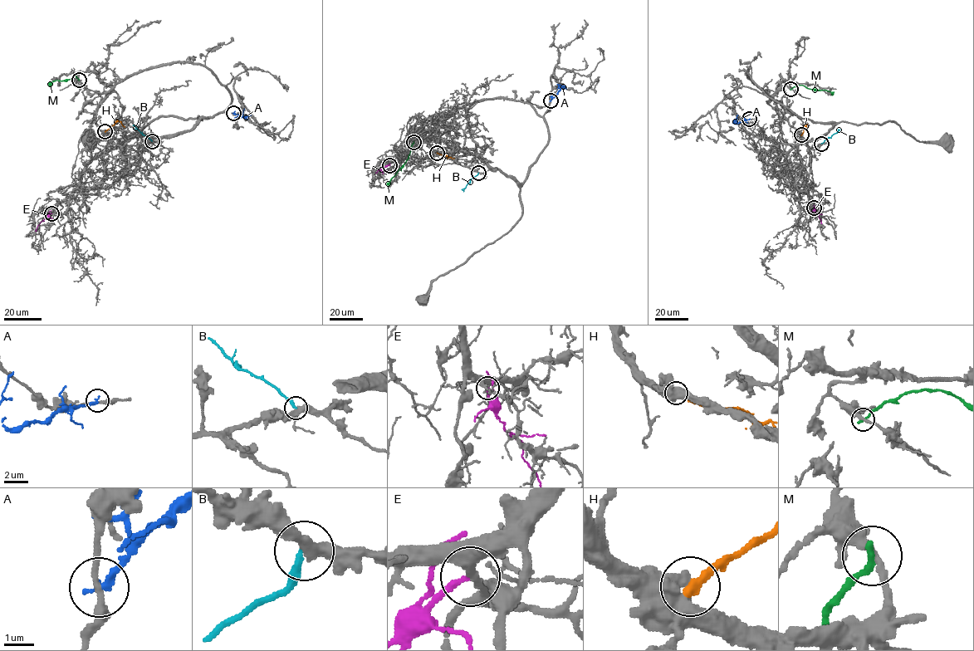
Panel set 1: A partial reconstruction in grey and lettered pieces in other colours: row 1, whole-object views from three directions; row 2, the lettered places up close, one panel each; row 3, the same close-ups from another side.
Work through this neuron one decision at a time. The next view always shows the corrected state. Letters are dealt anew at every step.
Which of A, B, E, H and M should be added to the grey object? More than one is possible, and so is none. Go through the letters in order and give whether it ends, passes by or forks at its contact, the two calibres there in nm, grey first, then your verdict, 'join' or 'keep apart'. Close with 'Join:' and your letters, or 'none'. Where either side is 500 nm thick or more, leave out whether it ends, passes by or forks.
A: it ends there; 240 nm thick on the grey side, 240 nm on the other; keep apart
B: it ends there; 380 nm thick on the grey side, 240 nm on the other; keep apart
E: it ends there; 320 nm thick on the grey side, 220 nm on the other; keep apart
H: 550 nm thick on the grey side, 360 nm on the other; keep apart
M: it ends there; 280 nm thick on the grey side, 240 nm on the other; keep apart
Join: none

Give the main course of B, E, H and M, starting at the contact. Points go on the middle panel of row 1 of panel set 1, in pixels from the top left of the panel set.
B: (478, 173), (462, 189)
E: (389, 165), (376, 173)
H: (437, 153), (454, 158)
M: (413, 142), (406, 161), (387, 184)

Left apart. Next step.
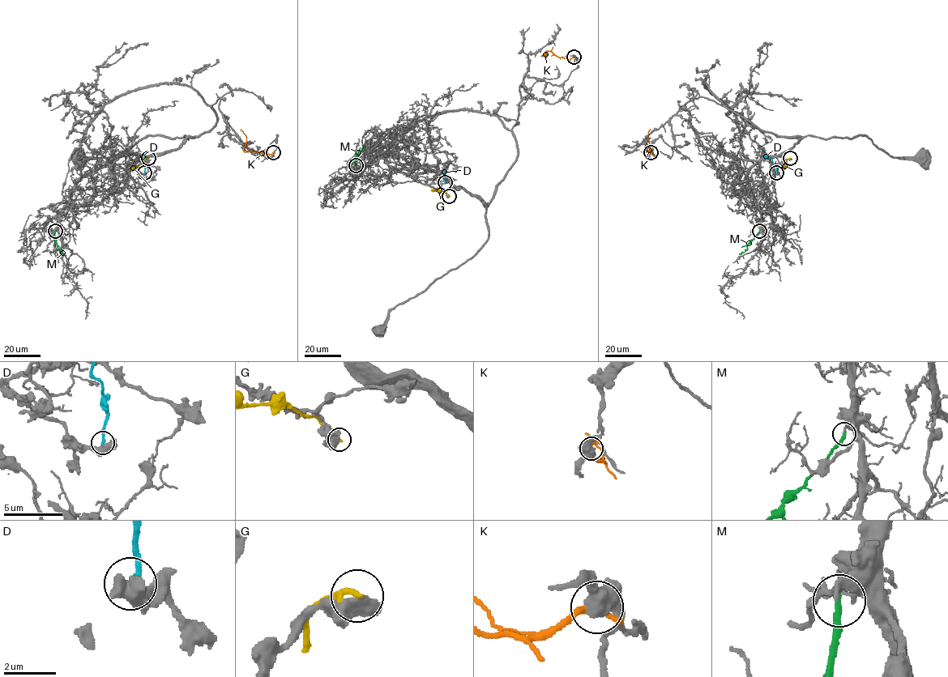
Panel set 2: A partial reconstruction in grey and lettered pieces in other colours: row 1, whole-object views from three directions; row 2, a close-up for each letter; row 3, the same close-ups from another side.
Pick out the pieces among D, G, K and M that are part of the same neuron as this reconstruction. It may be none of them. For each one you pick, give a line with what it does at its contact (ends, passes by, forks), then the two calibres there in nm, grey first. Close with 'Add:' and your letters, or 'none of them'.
M: It ends there. Thickness 180 nm (grey) against 260 nm
Add: M

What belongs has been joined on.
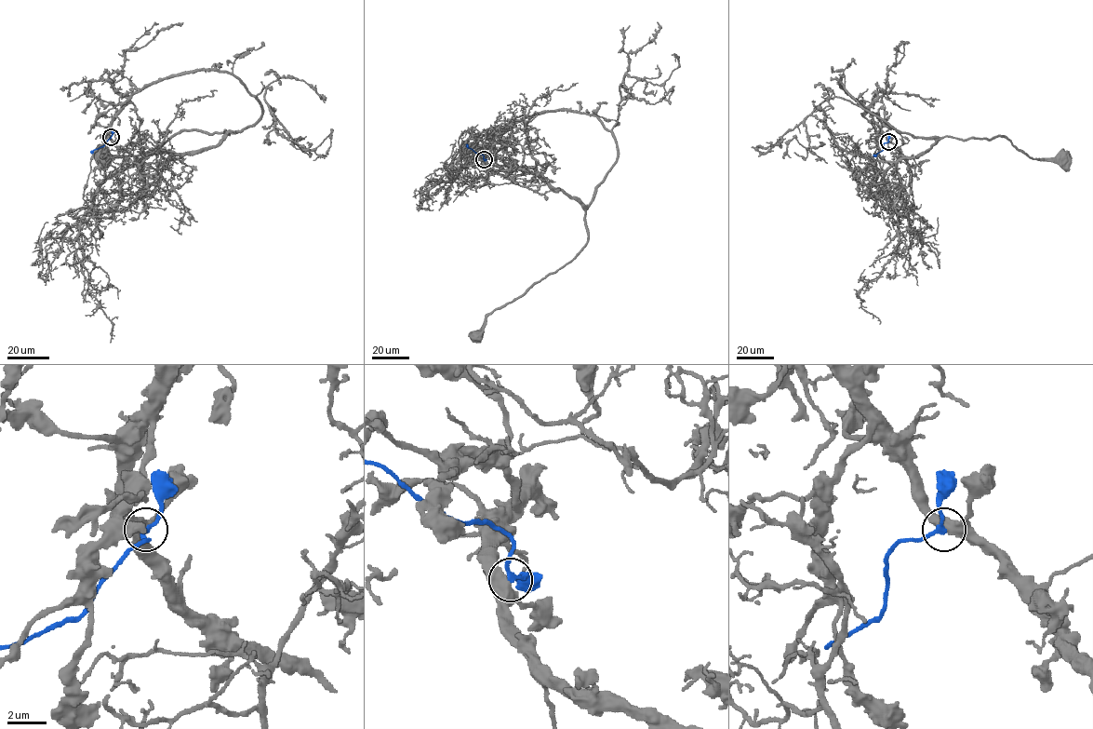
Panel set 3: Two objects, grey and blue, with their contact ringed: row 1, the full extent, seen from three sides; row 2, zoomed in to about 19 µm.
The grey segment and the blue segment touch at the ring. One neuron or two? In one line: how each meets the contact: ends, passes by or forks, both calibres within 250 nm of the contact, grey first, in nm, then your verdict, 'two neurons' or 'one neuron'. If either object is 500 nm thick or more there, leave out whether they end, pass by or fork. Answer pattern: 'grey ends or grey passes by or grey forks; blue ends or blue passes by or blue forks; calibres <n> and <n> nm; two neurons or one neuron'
calibres 550 and 180 nm; two neurons

